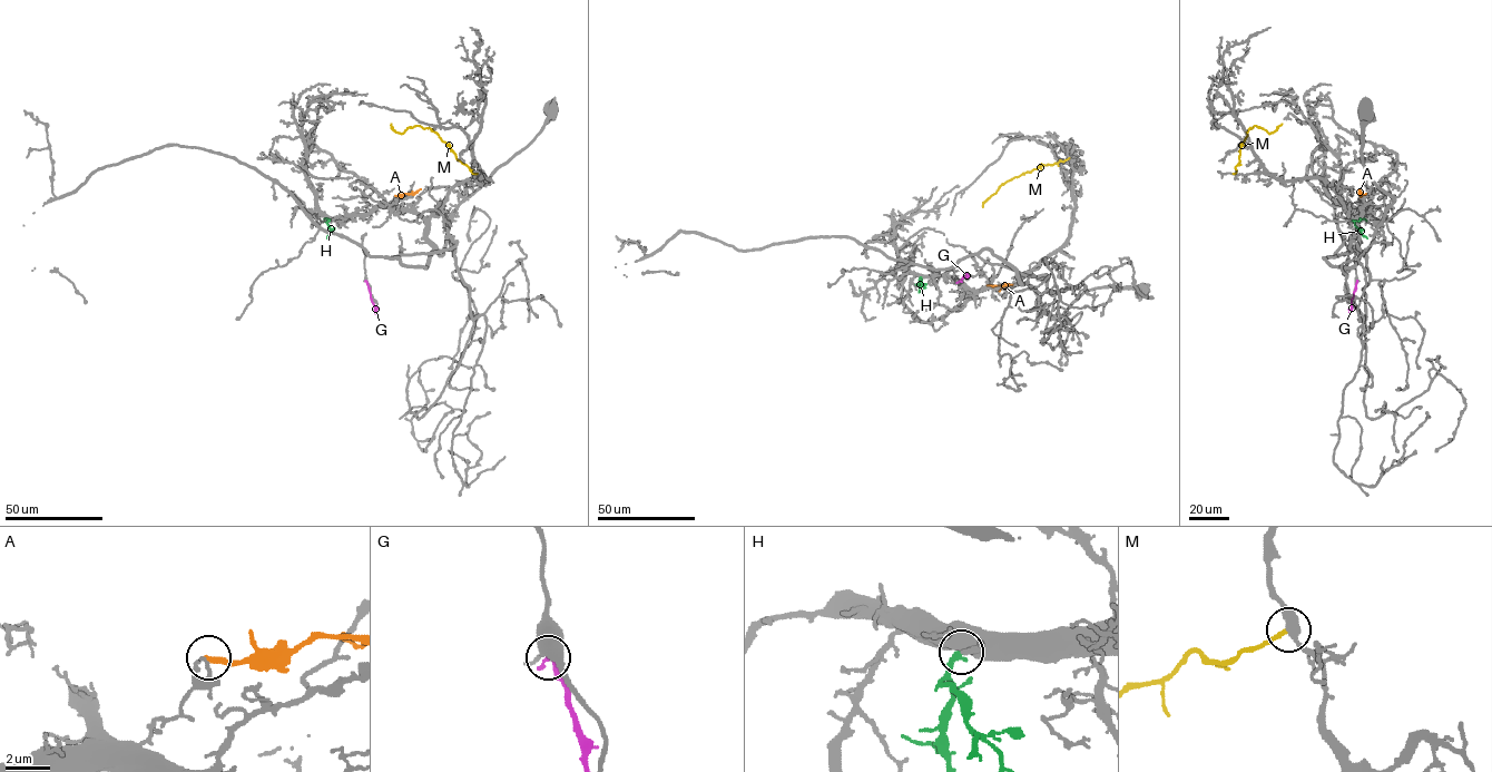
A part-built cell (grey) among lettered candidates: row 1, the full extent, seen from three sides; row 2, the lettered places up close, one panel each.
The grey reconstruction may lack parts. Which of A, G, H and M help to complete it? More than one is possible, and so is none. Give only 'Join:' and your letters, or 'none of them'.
Join: H

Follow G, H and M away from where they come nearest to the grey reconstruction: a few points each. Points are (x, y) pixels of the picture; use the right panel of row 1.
G: (1357, 280), (1348, 313)
H: (1352, 221), (1367, 238)
M: (1234, 173), (1239, 160), (1240, 145), (1249, 128), (1255, 125), (1270, 133), (1282, 124)

